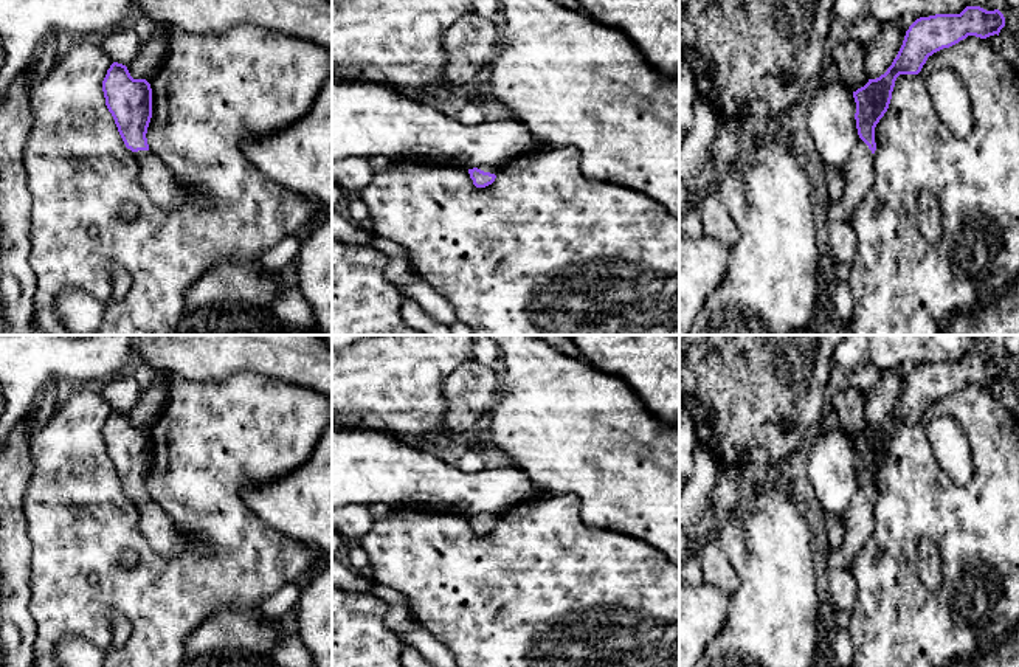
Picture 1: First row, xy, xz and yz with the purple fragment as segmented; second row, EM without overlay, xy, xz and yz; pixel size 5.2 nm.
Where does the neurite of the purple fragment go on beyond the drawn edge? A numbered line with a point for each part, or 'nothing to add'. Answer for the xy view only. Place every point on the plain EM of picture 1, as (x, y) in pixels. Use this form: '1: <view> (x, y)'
1: xy (157, 528)

